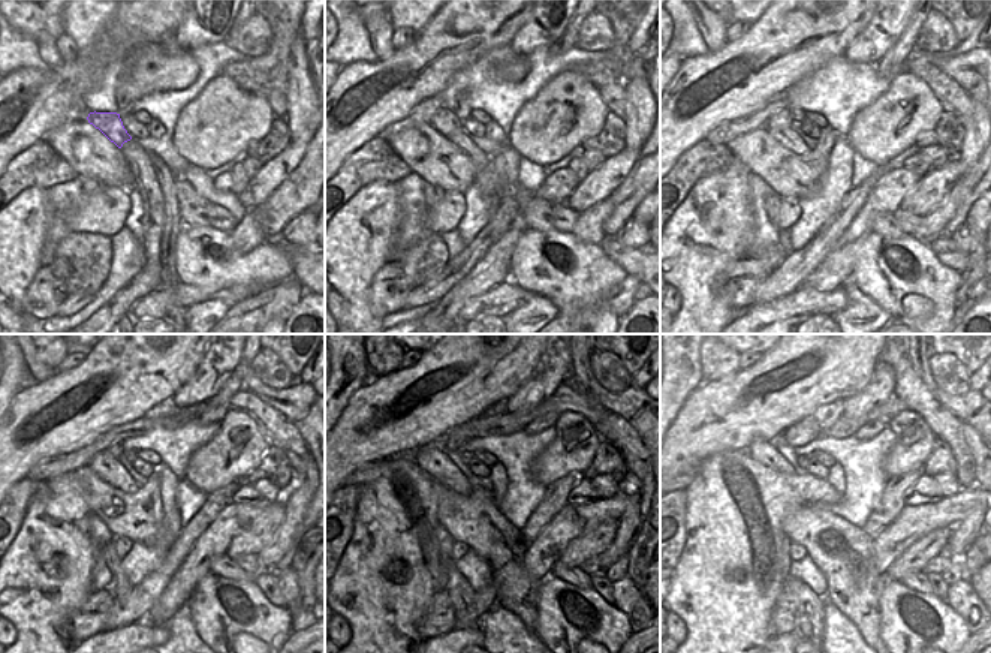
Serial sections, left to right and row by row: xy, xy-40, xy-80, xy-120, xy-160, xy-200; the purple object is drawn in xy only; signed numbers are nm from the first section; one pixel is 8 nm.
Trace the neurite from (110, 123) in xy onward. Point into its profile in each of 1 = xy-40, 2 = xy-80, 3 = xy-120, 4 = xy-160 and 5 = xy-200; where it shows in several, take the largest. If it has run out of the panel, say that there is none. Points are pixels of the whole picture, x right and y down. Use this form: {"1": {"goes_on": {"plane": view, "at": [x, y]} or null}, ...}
{"1": {"goes_on": {"plane": "xy-40", "at": [445, 122]}}, "2": {"goes_on": {"plane": "xy-80", "at": [780, 120]}}, "3": {"goes_on": {"plane": "xy-120", "at": [116, 450]}}, "4": {"goes_on": {"plane": "xy-160", "at": [455, 439]}}, "5": {"goes_on": {"plane": "xy-200", "at": [798, 435]}}}

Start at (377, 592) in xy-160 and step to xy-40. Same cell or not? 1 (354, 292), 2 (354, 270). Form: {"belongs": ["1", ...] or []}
{"belongs": ["1", "2"]}

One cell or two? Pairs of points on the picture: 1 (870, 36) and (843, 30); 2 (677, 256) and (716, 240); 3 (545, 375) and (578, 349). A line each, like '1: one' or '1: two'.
1: two
2: one
3: two

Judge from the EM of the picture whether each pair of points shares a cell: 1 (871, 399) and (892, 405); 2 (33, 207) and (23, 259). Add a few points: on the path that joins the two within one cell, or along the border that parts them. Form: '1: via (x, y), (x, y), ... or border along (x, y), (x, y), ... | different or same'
1: border along (892, 393), (883, 403), (855, 418) | different
2: via (24, 217), (23, 246) | same

